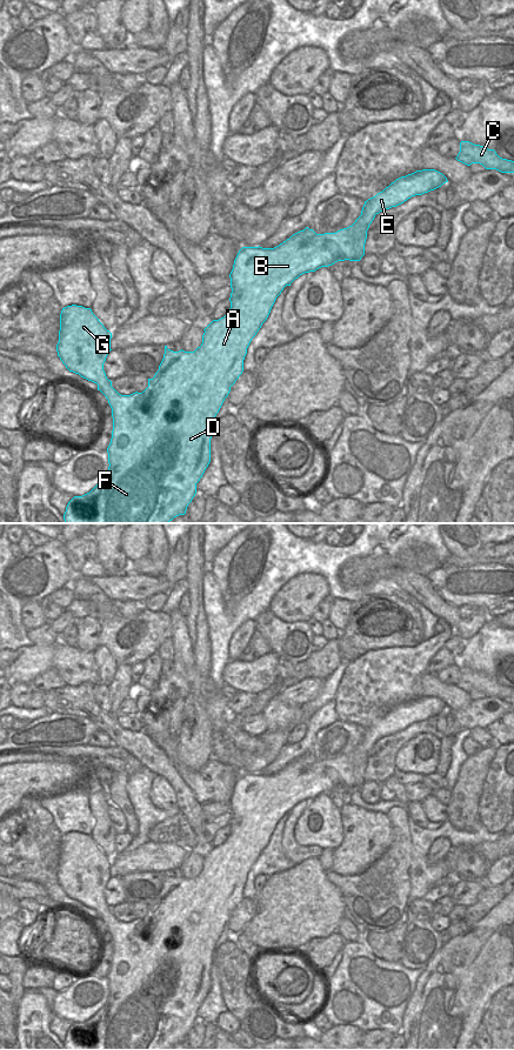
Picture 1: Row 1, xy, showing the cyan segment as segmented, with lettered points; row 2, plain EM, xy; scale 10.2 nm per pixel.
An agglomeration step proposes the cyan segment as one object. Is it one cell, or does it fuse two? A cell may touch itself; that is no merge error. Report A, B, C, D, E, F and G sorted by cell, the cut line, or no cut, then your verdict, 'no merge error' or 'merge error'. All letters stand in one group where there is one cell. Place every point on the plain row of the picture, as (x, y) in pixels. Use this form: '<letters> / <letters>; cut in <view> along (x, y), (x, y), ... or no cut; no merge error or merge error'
A B C D E F G; no cut; no merge error

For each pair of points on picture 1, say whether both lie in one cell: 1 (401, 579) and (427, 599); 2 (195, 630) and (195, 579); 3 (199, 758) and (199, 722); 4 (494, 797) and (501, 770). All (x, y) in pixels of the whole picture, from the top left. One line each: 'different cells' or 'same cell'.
1: same cell
2: same cell
3: same cell
4: same cell

